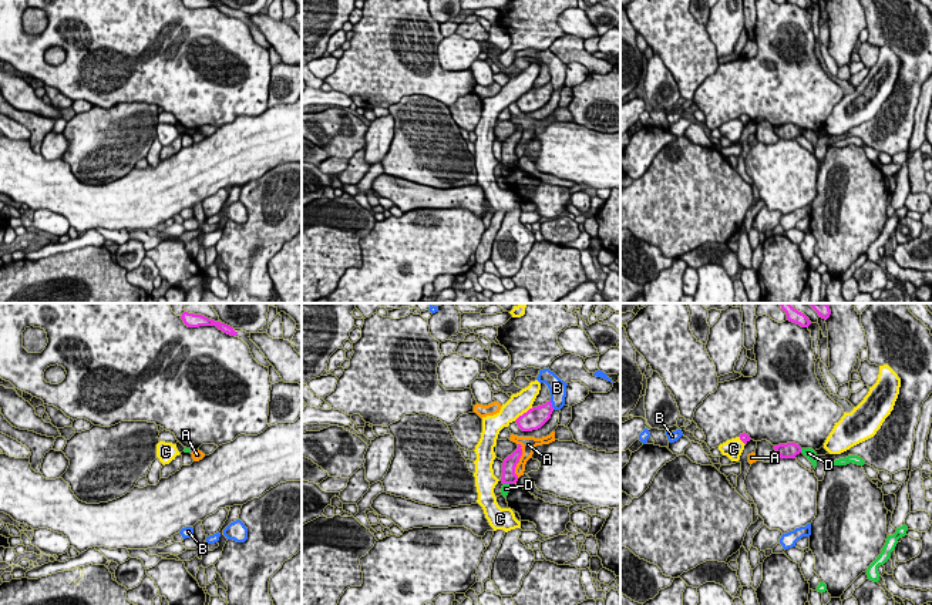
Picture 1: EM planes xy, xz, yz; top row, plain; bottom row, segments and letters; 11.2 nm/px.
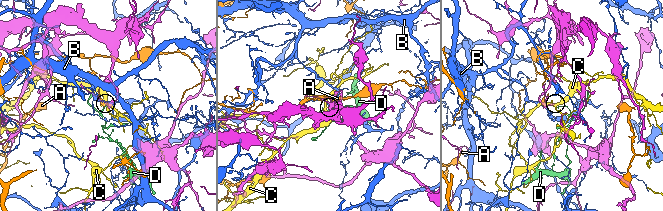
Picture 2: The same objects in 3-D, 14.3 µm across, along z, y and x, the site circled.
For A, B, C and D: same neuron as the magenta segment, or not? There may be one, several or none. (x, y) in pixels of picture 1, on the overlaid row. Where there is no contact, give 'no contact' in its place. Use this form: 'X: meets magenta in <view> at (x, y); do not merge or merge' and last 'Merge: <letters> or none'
A: meets magenta in xz at (521, 451); do not merge
B: meets magenta in xz at (551, 404); do not merge
C: meets magenta in xz at (524, 413); do not merge
D: meets magenta in yz at (800, 450); do not merge
Merge: none

